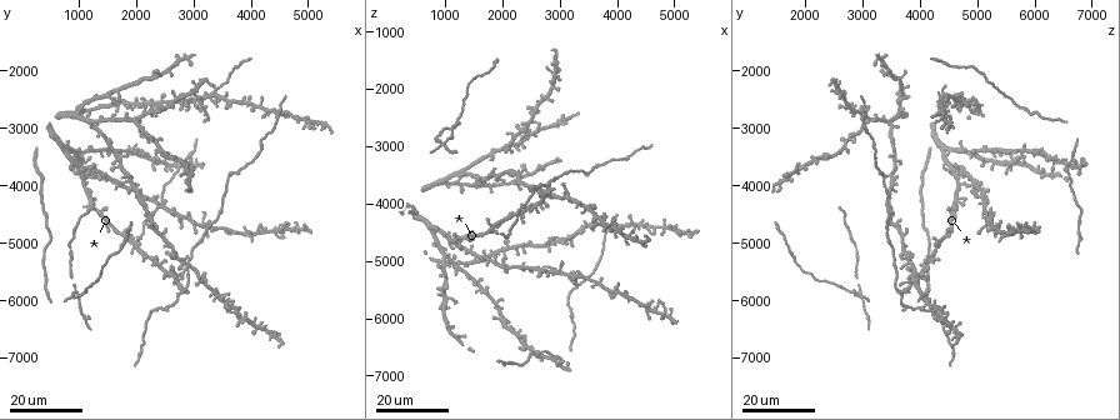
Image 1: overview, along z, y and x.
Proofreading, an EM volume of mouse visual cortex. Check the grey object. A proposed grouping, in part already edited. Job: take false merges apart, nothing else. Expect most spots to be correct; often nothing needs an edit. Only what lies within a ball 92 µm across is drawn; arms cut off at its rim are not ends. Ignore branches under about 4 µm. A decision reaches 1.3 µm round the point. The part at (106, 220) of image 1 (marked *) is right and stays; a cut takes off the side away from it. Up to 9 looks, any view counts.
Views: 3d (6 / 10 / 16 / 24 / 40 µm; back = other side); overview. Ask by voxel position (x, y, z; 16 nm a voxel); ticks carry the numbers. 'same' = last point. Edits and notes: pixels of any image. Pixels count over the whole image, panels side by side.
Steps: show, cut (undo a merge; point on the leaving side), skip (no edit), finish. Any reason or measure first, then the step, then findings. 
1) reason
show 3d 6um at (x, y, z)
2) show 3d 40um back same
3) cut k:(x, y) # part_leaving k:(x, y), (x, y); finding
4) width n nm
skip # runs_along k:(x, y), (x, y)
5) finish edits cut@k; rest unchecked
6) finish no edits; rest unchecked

thin arm on a thick one
show 3d 16um at (1850, 3900, 3550)

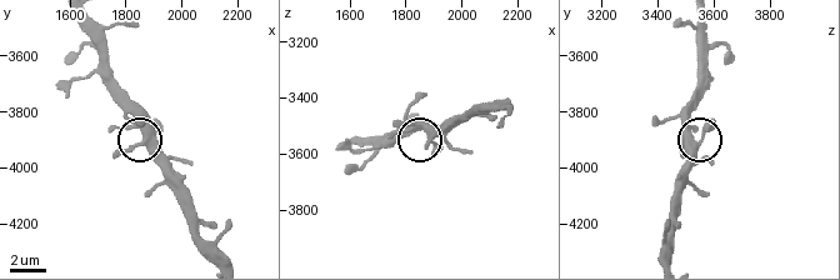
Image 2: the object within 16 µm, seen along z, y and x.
show 3d 10um at (1870, 3890, 3510)

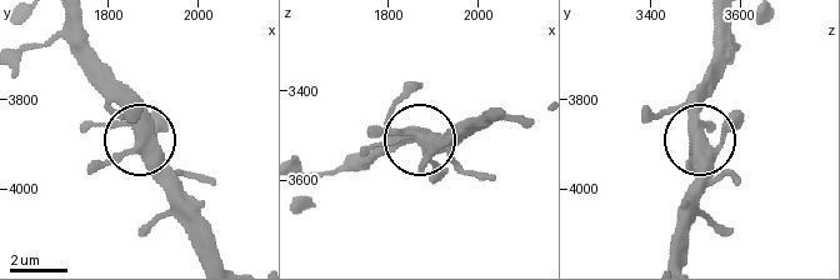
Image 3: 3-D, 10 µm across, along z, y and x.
side_arm 45 um
skip # runs_along 3:(219, 255), (176, 176), (133, 133), (119, 126), (85, 131); continuous, no second cell

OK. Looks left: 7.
show 3d 24um at (800, 3350, 4550)

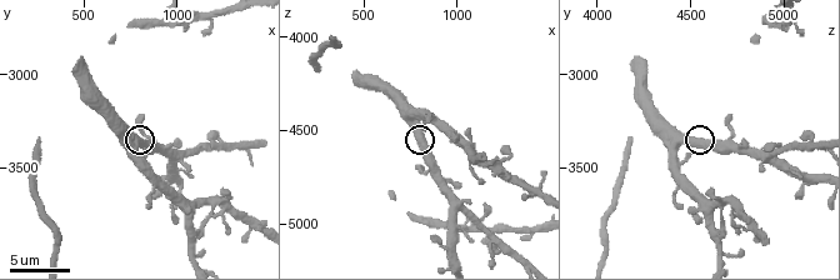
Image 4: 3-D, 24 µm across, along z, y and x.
show 3d 6um at (800, 3360, 4560)

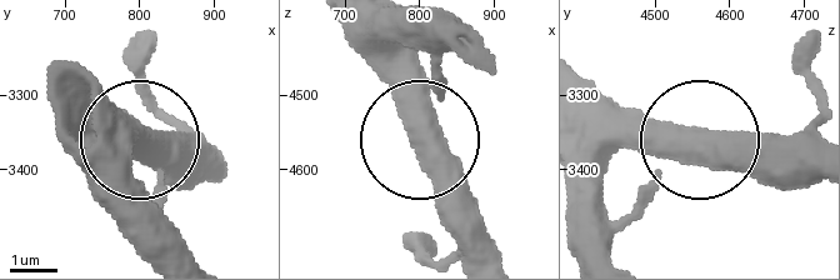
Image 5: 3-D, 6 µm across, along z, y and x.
side_arm 120 um
skip # all the same cell

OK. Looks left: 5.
thin arm on a thick one
show 3d 24um at (3150, 4650, 5250)

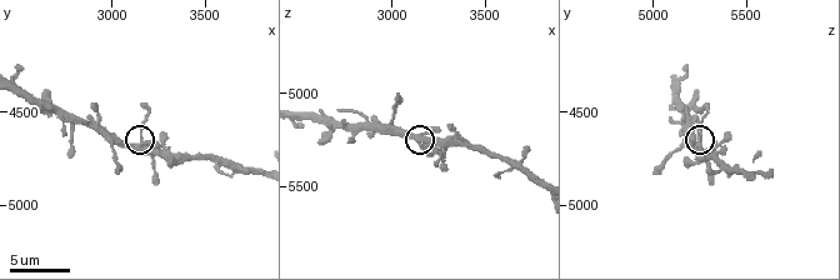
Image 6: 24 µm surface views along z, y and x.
zoom in
show 3d 10um same

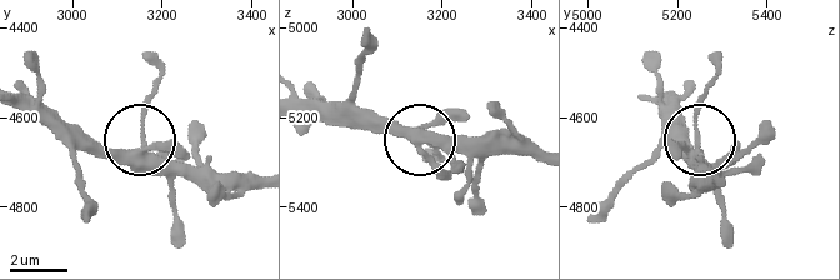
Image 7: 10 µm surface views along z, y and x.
show 3d 6um at (3160, 4670, 5245)

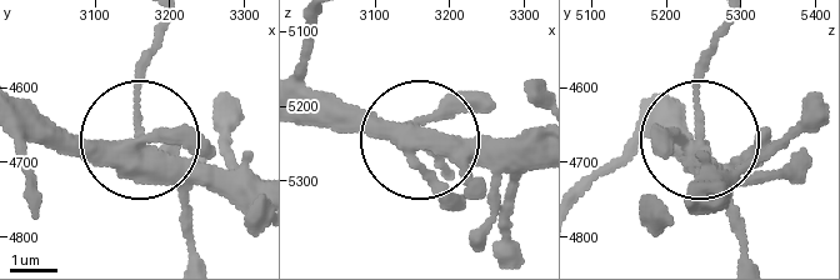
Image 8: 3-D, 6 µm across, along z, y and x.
skip # runs_along 8:(26, 100), (74, 136), (121, 144), (154, 40); one cell here

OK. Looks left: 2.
arms run side by side
show 3d 16um at (2800, 5850, 3650)

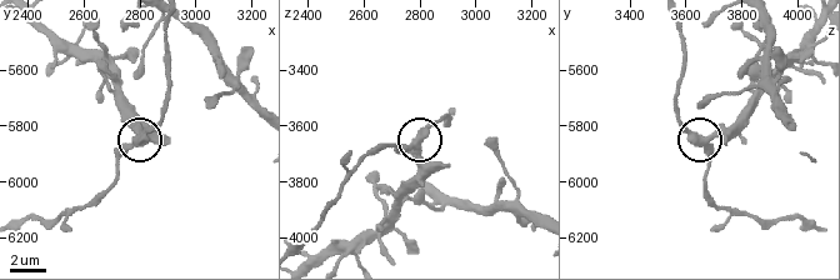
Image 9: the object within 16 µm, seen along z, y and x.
closer look
show 3d 6um at (2760, 5860, 3670)

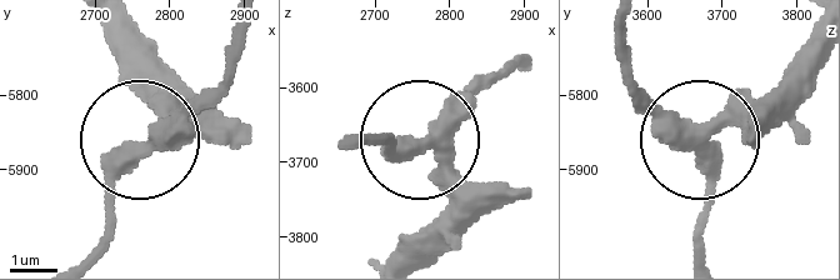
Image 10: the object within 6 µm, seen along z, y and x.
width 370 nm
skip # runs_along 10:(114, 44), (169, 108), (114, 188), (105, 235), (85, 259); continuous, no second cell

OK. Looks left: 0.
finish no edits; rest unchecked

